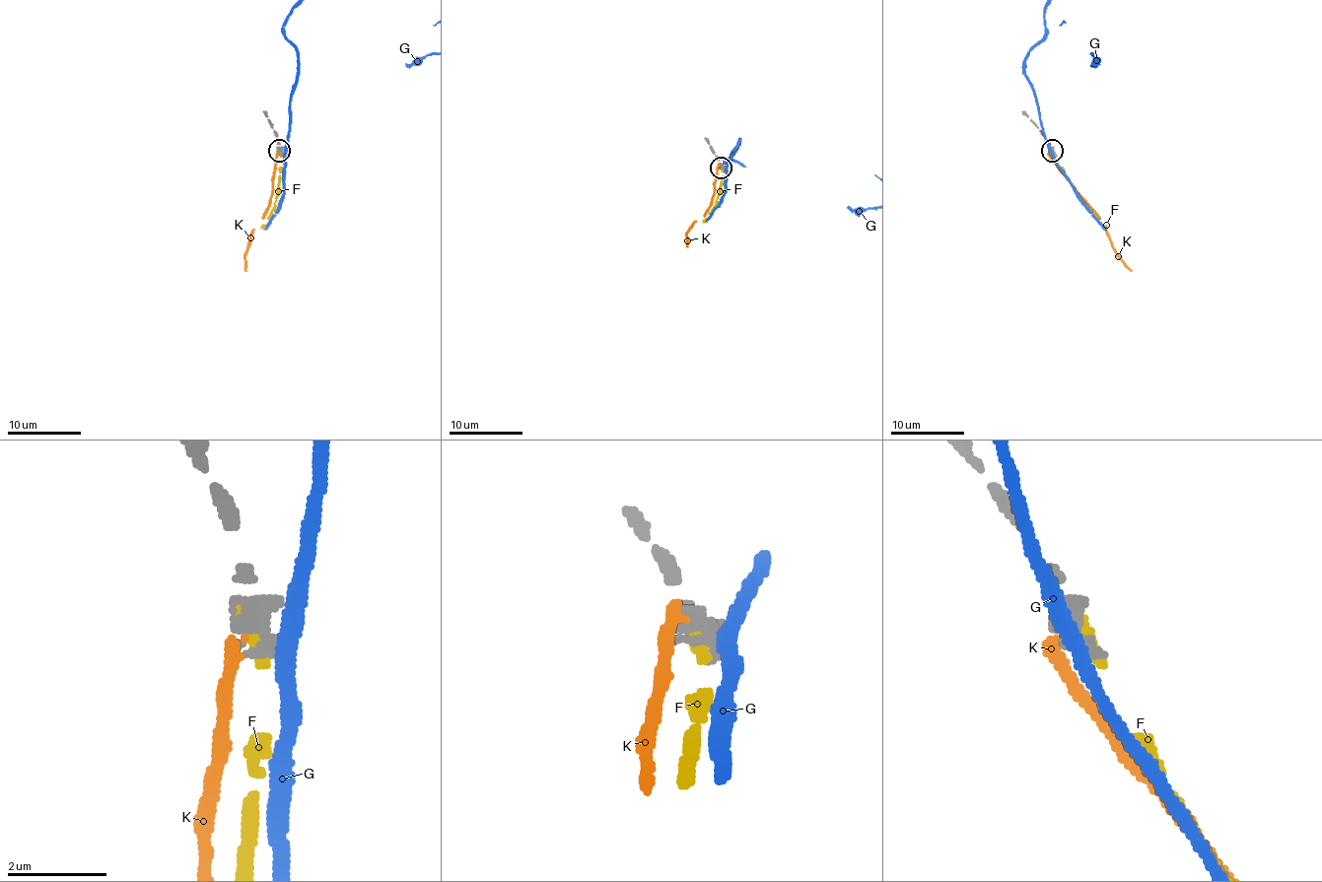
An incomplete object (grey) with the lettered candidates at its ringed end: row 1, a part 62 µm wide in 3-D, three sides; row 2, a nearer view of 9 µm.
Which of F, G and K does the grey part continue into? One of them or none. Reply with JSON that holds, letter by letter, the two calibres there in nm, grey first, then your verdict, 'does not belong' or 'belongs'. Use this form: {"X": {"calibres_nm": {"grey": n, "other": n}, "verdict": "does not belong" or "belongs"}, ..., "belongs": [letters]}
{"F": {"calibres_nm": {"grey": 600, "other": 360}, "verdict": "belongs"}, "G": {"calibres_nm": {"grey": 480, "other": 300}, "verdict": "does not belong"}, "K": {"calibres_nm": {"grey": 320, "other": 260}, "verdict": "does not belong"}, "belongs": ["F"]}

